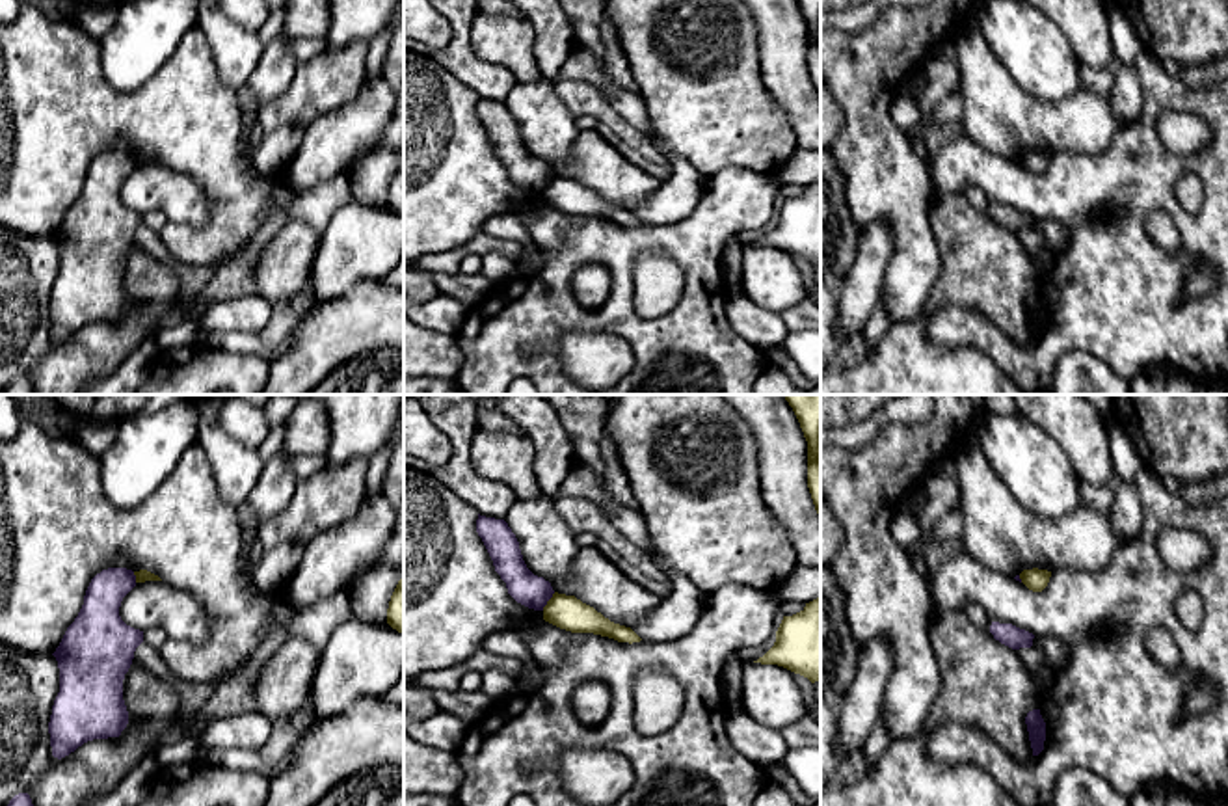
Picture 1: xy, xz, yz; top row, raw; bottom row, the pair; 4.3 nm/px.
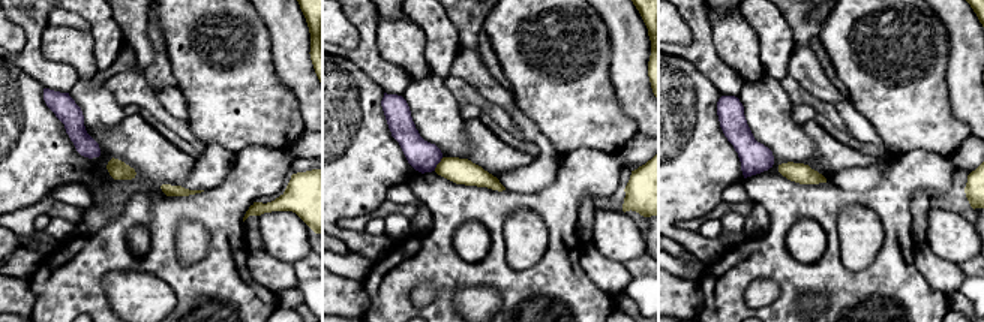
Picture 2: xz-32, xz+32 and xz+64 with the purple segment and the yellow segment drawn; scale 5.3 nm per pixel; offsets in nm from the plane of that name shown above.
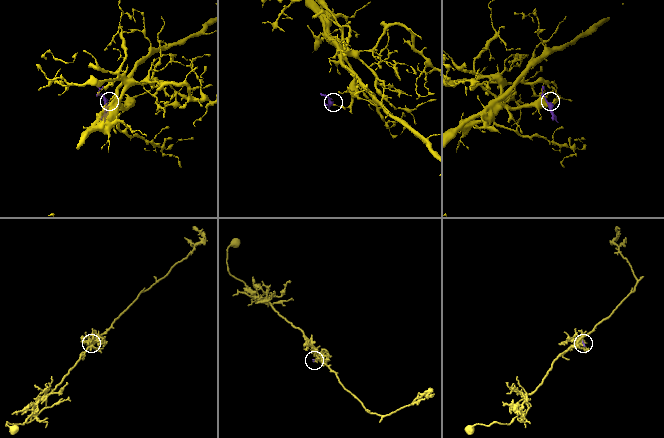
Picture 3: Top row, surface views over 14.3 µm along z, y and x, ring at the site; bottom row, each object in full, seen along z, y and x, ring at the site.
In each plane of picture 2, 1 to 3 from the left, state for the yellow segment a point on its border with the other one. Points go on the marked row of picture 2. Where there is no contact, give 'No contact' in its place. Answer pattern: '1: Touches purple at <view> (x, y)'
1: No contact
2: Touches purple at xz+32 (438, 162)
3: No contact

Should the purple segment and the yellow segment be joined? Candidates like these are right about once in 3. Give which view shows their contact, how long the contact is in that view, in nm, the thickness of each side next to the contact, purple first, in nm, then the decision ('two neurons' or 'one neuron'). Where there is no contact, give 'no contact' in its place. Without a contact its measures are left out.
contact in xz; length 100 nm; calibres 140 and 150 nm; two neurons

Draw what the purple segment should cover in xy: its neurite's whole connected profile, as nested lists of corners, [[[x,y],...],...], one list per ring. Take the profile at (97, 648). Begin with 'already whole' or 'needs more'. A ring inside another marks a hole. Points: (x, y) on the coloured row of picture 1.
already whole; [[[127,568],[97,573],[84,605],[52,653],[60,692],[48,722],[52,756],[61,759],[87,741],[119,737],[128,724],[123,679],[143,631],[119,616],[123,598],[136,586]]]

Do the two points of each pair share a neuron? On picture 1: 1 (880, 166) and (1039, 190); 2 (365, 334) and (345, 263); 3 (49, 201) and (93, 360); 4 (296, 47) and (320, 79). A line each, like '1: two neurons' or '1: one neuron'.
1: two neurons
2: two neurons
3: two neurons
4: two neurons

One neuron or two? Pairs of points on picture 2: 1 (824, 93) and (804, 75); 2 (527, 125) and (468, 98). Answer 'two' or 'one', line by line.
1: one
2: two

